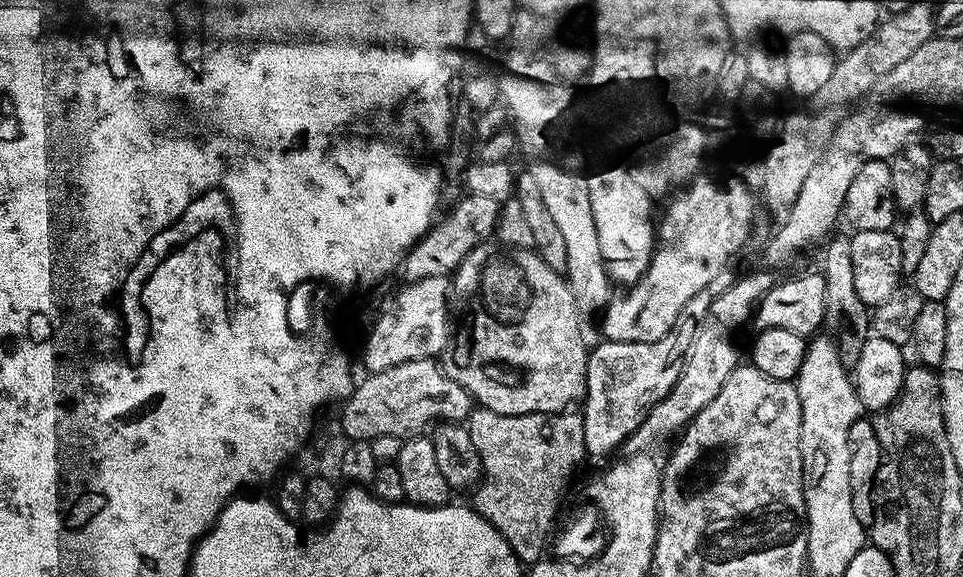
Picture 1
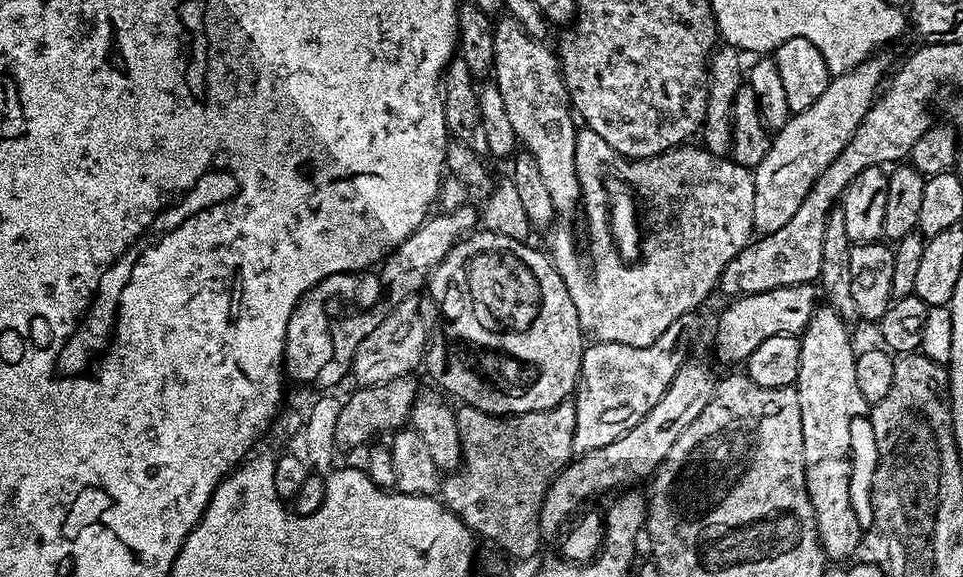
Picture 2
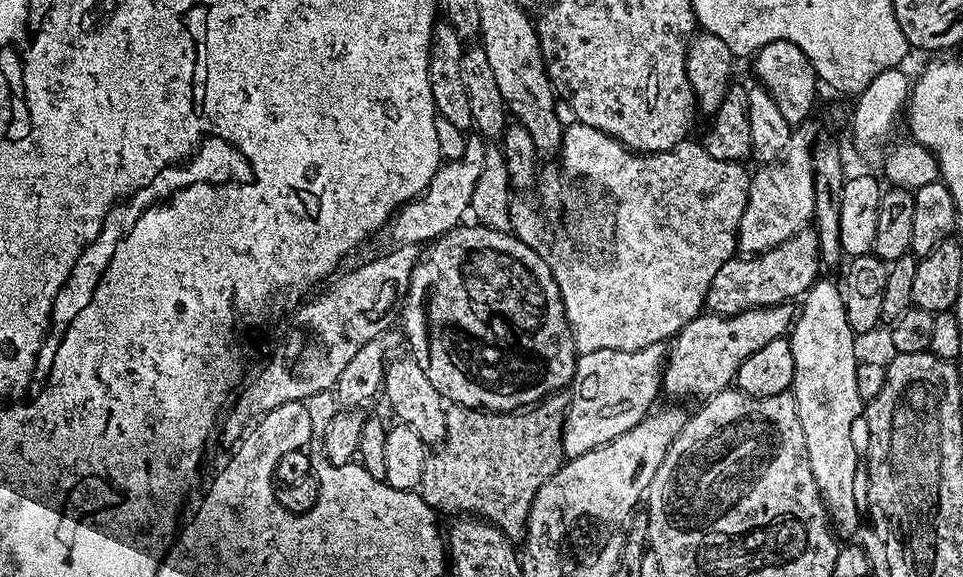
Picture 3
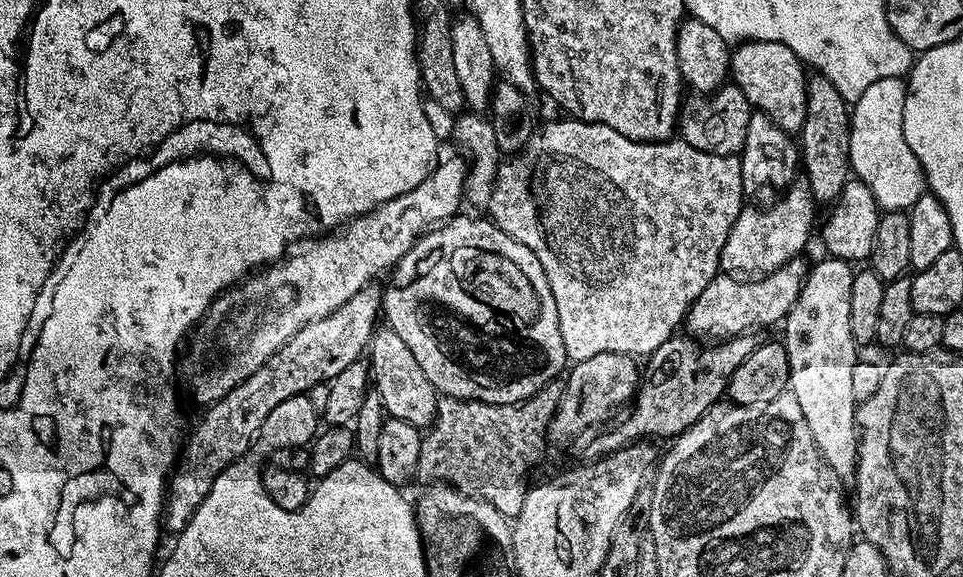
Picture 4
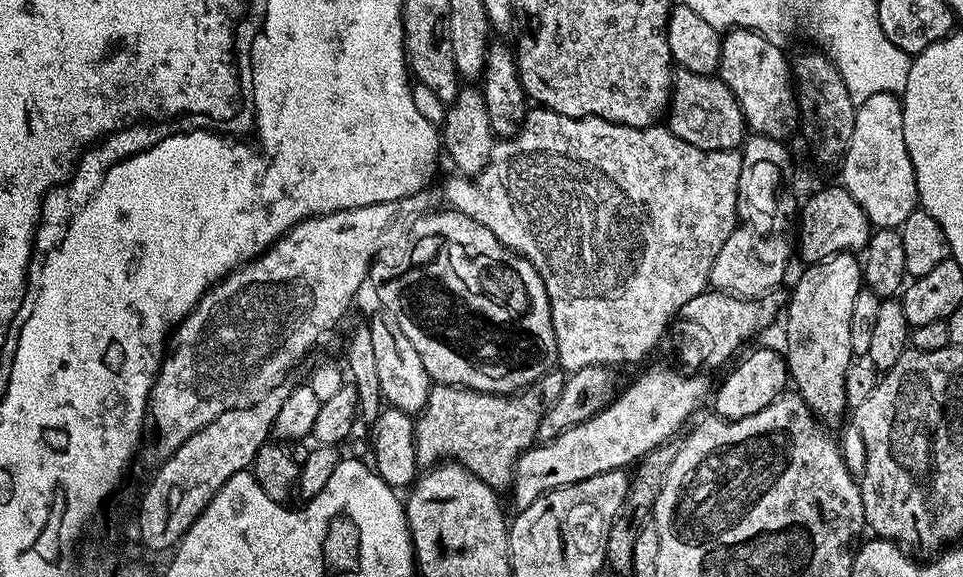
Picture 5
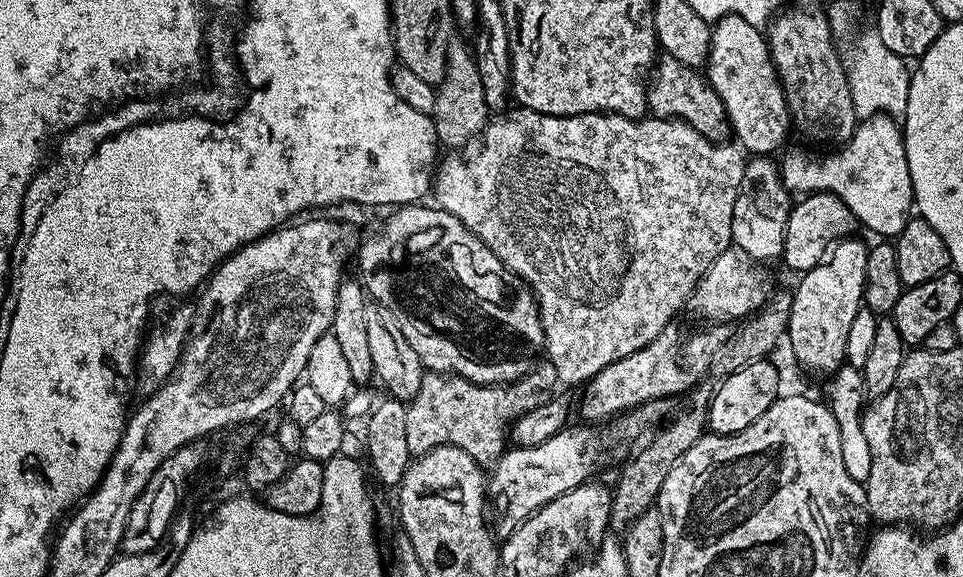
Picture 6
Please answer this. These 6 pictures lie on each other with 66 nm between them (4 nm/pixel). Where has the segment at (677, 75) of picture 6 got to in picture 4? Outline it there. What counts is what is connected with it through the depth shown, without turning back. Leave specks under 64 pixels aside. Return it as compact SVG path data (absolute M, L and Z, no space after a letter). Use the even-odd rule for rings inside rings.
M728 82L711 94L688 94L683 97L678 117L678 136L690 146L694 146L694 150L719 156L734 156L744 150L746 129L750 126L750 118L753 114L752 103L746 98L746 94L742 94L738 85Z

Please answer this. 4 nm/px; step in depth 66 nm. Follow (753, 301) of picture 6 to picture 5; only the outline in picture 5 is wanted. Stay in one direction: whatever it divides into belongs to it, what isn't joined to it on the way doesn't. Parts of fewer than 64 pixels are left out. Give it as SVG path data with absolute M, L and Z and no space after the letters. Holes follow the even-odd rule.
M737 226L730 238L726 238L722 250L718 250L718 258L714 258L711 287L741 298L755 298L777 291L788 272L788 259L794 256L793 245L791 248L784 238L780 234L757 234L747 226Z

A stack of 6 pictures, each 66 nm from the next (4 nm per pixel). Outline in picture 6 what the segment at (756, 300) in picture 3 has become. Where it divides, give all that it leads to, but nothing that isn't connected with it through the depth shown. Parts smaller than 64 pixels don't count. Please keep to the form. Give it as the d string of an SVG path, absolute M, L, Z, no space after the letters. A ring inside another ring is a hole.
M724 326L709 328L712 328L709 332L688 332L676 337L665 331L642 350L634 350L634 354L626 354L626 358L618 358L618 362L610 362L610 366L598 370L598 374L583 385L580 416L584 420L581 421L611 421L650 400L672 398L675 392L684 394L695 388L711 373L714 358L720 353L722 342L726 342L729 333Z

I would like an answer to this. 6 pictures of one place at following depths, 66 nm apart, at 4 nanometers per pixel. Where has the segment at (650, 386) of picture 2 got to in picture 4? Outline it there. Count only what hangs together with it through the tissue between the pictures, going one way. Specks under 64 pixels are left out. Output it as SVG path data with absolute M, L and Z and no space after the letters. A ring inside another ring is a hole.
M594 354L594 358L575 361L571 365L572 373L570 368L564 380L562 402L548 427L549 445L553 449L568 448L579 436L587 437L593 430L607 425L611 416L619 417L633 403L640 387L642 368L636 364L639 363L626 354Z

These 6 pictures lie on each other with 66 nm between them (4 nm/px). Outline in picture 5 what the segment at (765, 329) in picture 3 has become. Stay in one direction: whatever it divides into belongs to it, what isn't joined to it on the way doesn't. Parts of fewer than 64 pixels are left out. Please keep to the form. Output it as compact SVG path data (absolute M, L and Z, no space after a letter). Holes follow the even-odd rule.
M648 368L624 393L621 391L611 404L590 417L585 424L567 428L552 440L527 448L512 472L510 493L515 507L522 509L530 506L530 502L542 494L567 484L582 482L586 478L594 478L594 474L606 474L618 468L627 469L650 450L669 443L673 439L672 435L710 396L708 380L704 377L707 375L680 372L672 368Z

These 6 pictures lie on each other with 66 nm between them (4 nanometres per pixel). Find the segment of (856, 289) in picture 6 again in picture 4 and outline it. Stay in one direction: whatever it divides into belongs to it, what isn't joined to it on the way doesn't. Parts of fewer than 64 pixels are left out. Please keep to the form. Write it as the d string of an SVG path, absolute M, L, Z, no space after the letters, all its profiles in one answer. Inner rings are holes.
M823 259L809 267L800 297L782 321L782 343L790 362L788 386L792 396L798 398L798 406L802 406L802 415L806 417L806 426L810 426L810 434L814 434L820 457L842 482L848 482L856 474L858 451L858 402L854 398L858 345L850 334L850 286L854 268L847 260Z

